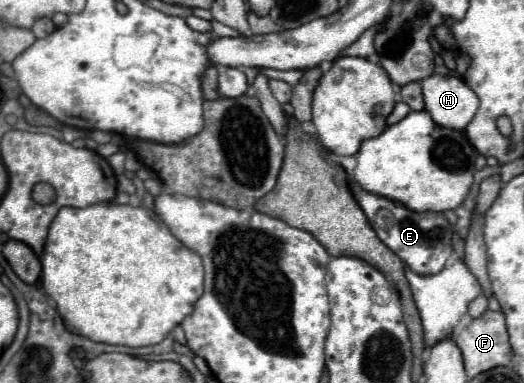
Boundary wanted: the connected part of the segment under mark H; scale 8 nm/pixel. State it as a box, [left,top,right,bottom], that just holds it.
[421,74,479,130]

